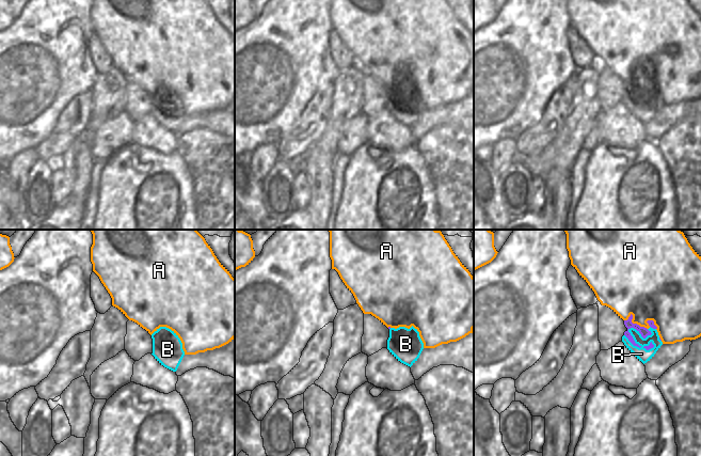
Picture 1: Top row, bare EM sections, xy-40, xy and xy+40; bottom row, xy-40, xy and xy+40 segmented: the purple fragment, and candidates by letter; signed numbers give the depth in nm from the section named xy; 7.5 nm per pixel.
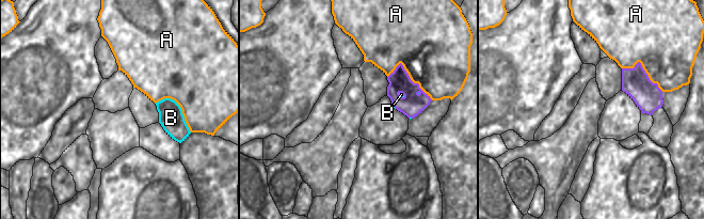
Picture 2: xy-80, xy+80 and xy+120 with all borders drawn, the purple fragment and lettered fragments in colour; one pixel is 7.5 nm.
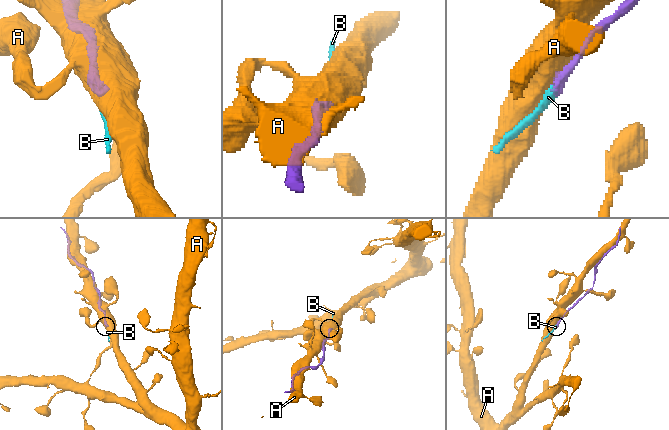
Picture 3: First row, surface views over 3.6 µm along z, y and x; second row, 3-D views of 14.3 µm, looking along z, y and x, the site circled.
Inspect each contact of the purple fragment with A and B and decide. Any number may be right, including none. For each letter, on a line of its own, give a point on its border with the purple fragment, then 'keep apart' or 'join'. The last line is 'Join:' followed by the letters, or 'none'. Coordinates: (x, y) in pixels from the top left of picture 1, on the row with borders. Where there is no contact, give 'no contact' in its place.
A: contact xy+40 (632, 323); keep apart
B: contact xy+40 (639, 346); join
Join: B

